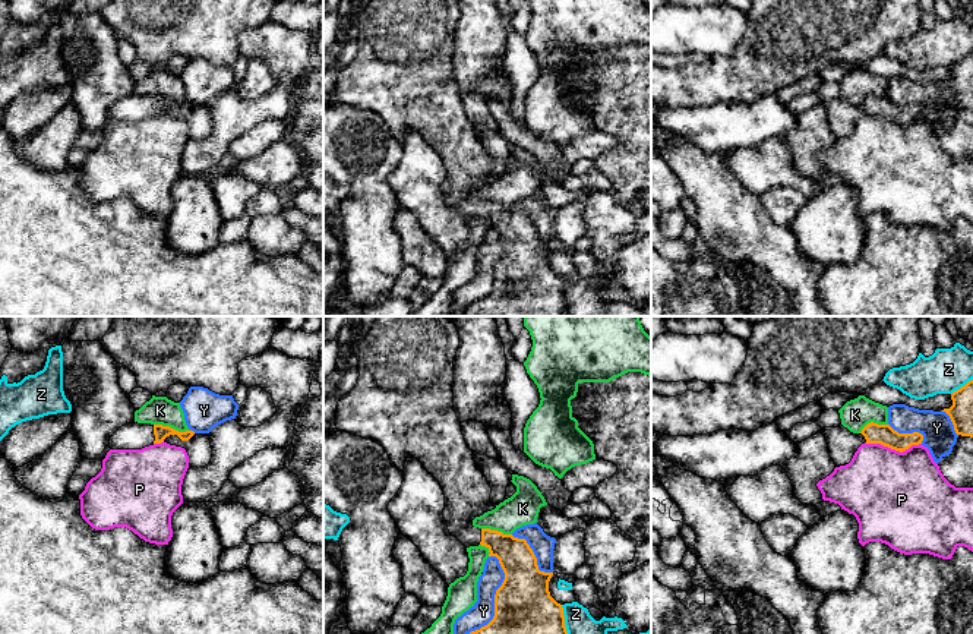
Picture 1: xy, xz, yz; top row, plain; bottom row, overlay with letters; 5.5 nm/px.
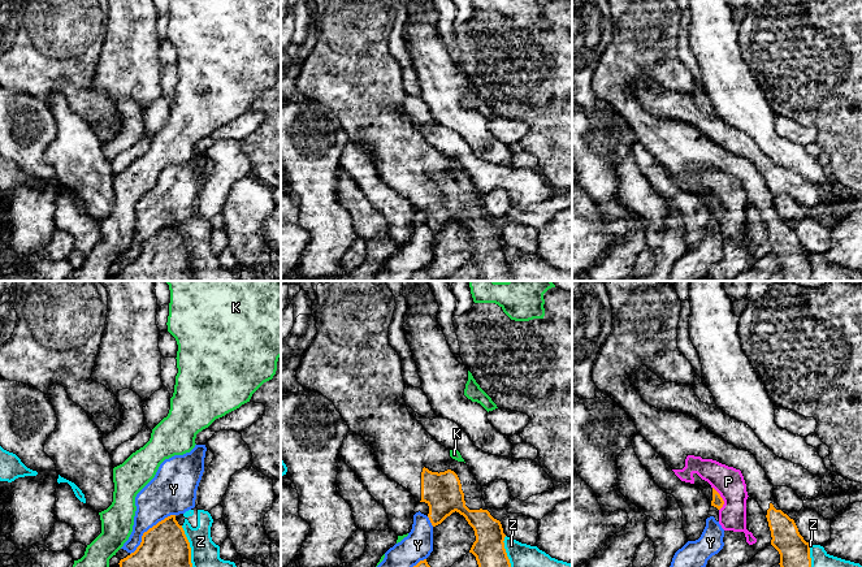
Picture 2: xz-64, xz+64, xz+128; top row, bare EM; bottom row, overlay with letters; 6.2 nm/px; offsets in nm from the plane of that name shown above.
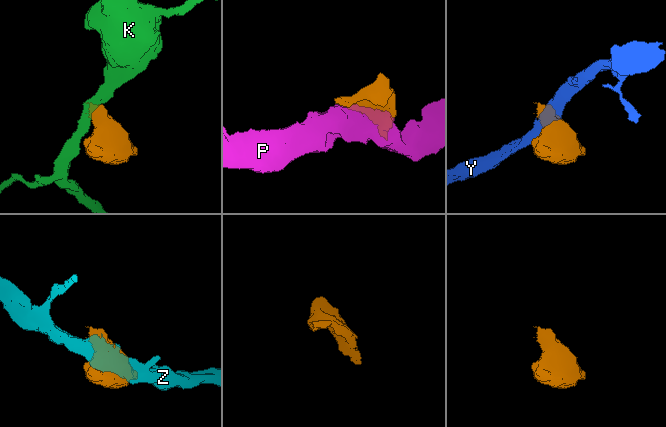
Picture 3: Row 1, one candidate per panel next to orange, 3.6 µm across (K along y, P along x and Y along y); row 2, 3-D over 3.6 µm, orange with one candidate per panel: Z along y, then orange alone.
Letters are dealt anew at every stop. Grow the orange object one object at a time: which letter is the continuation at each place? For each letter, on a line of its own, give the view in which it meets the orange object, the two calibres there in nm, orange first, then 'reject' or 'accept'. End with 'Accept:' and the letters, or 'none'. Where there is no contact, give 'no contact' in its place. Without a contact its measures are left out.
K: contact in xy; calibres 80 and 160 nm; reject
P: contact in yz; calibres 110 and 480 nm; reject
Y: contact in xz; calibres 420 and 130 nm; reject
Z: contact in xz; calibres 460 and 220 nm; reject
Accept: none

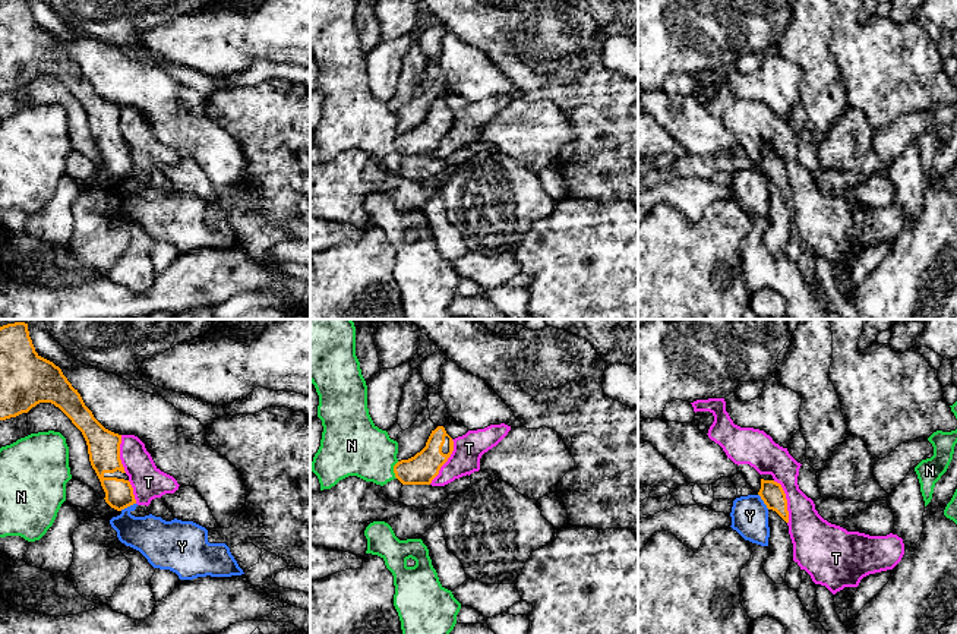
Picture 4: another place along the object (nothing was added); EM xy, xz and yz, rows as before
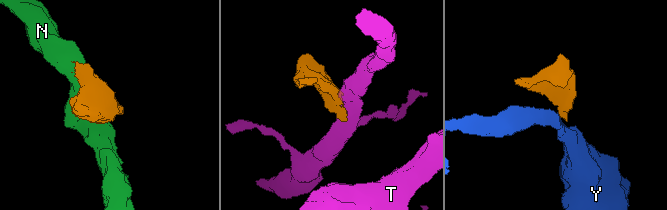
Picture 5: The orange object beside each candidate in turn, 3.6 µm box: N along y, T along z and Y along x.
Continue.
N: contact in xz; calibres 170 and 320 nm; reject
T: contact in yz; calibres 130 and 240 nm; reject
Y: contact in xy; calibres 160 and 220 nm; reject
Accept: none

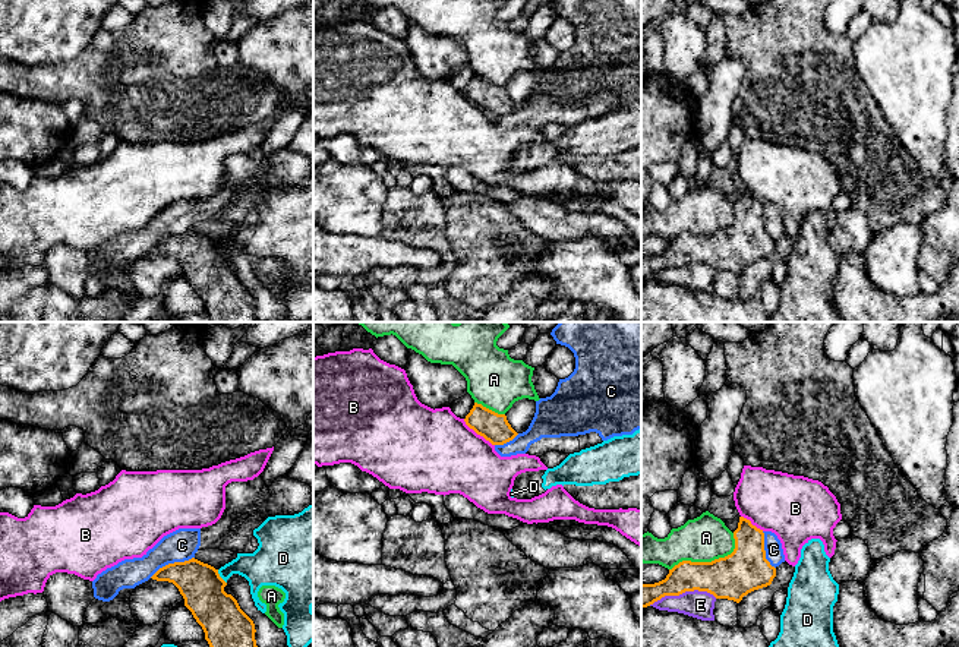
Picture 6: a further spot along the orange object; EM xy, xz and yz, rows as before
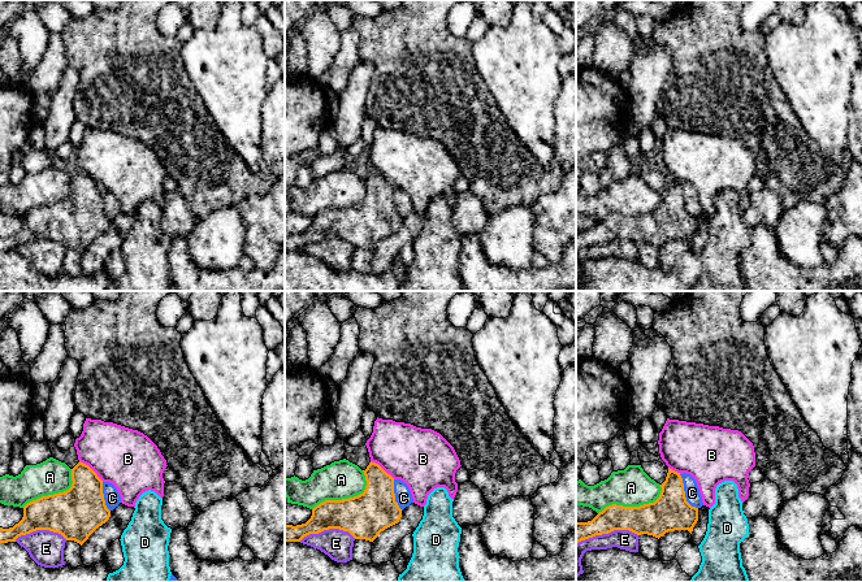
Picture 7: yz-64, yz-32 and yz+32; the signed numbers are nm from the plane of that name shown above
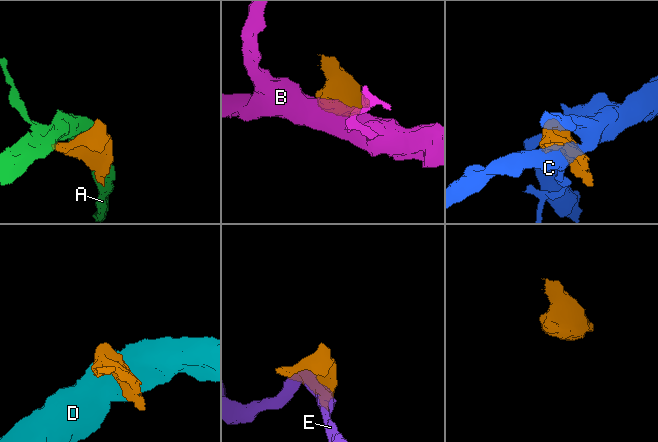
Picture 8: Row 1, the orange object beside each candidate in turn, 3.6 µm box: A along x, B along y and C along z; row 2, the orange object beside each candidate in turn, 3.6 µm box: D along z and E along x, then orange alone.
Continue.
A: contact in yz; calibres 240 and 260 nm; reject
B: contact in xz; calibres 160 and 440 nm; reject
C: contact in xy; calibres 240 and 170 nm; reject
D: contact in xy; calibres 240 and 200 nm; reject
E: contact in yz; calibres 220 and 150 nm; reject
Accept: none

